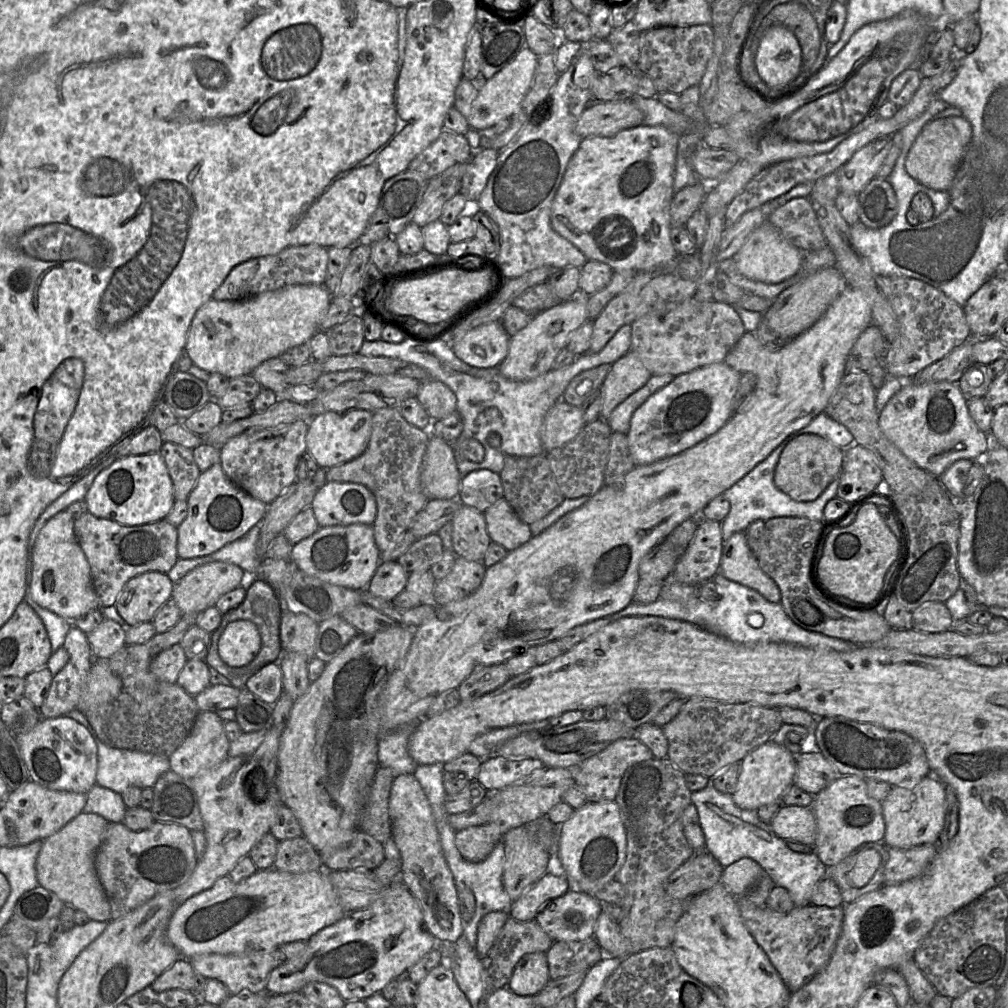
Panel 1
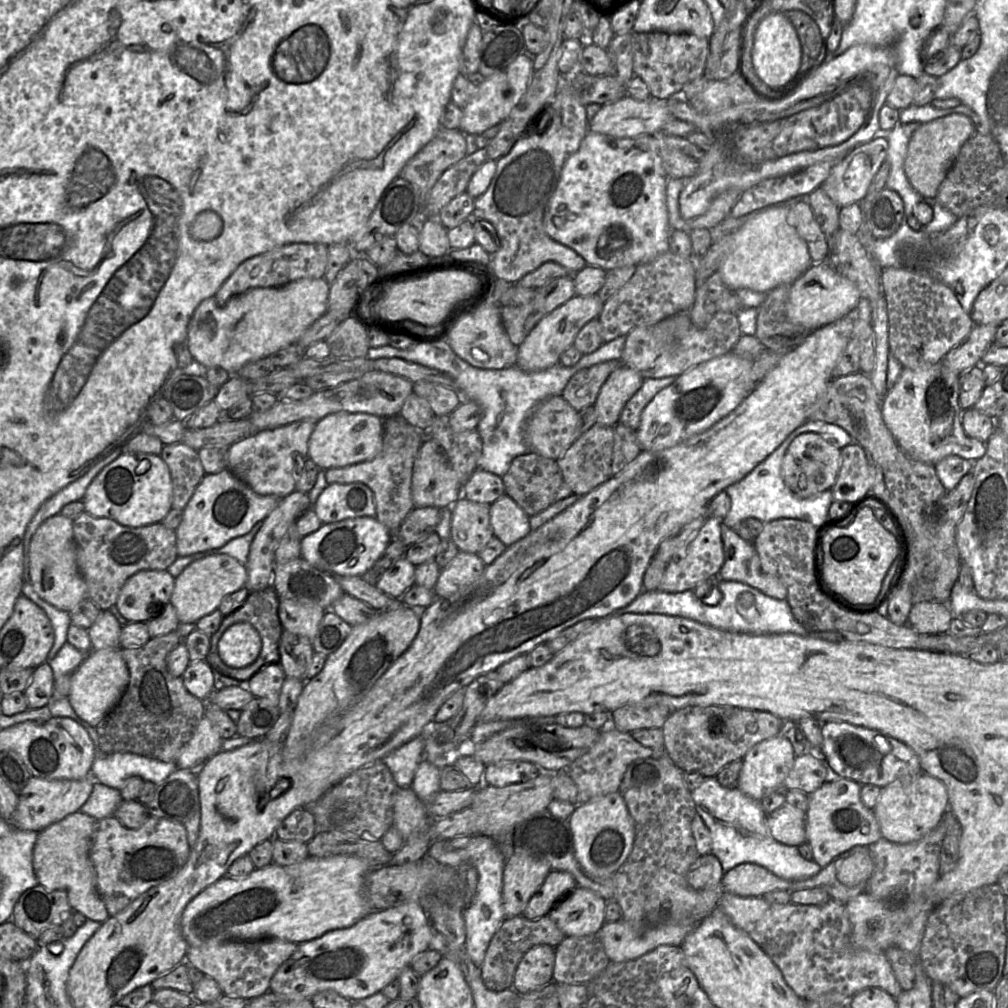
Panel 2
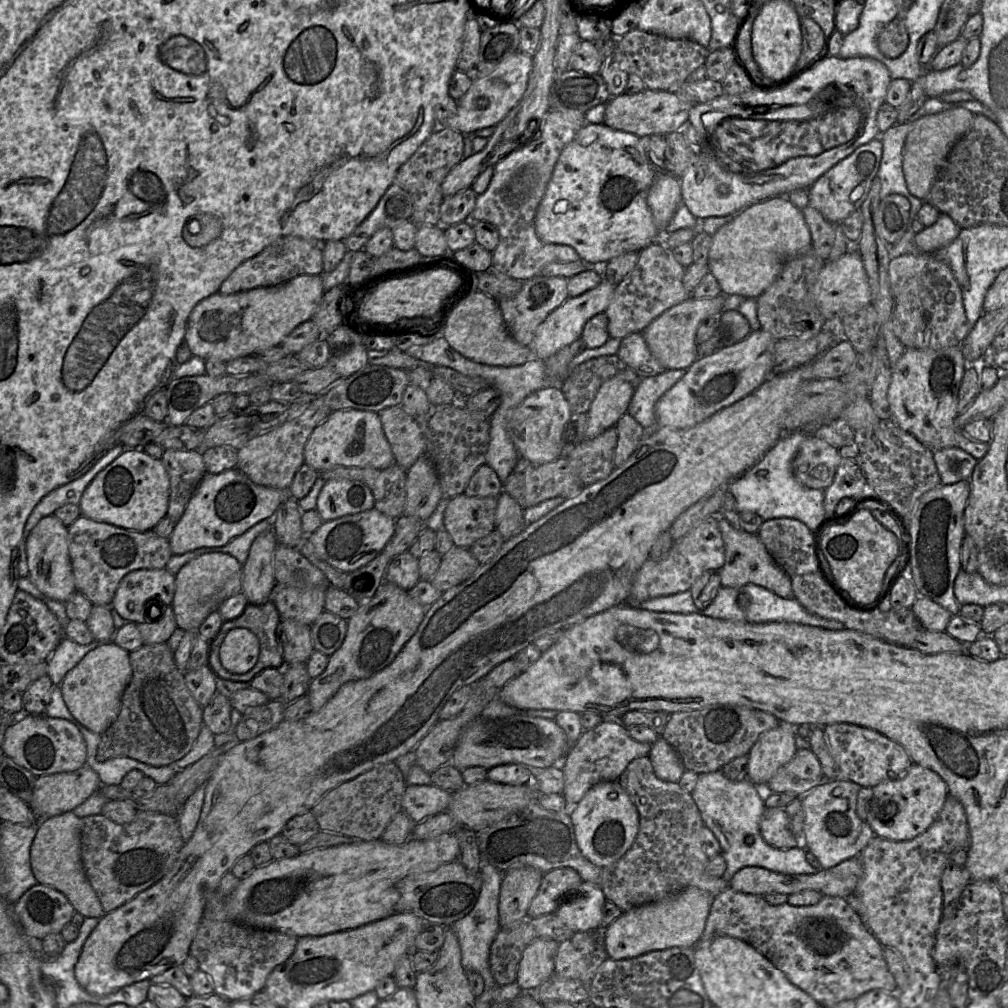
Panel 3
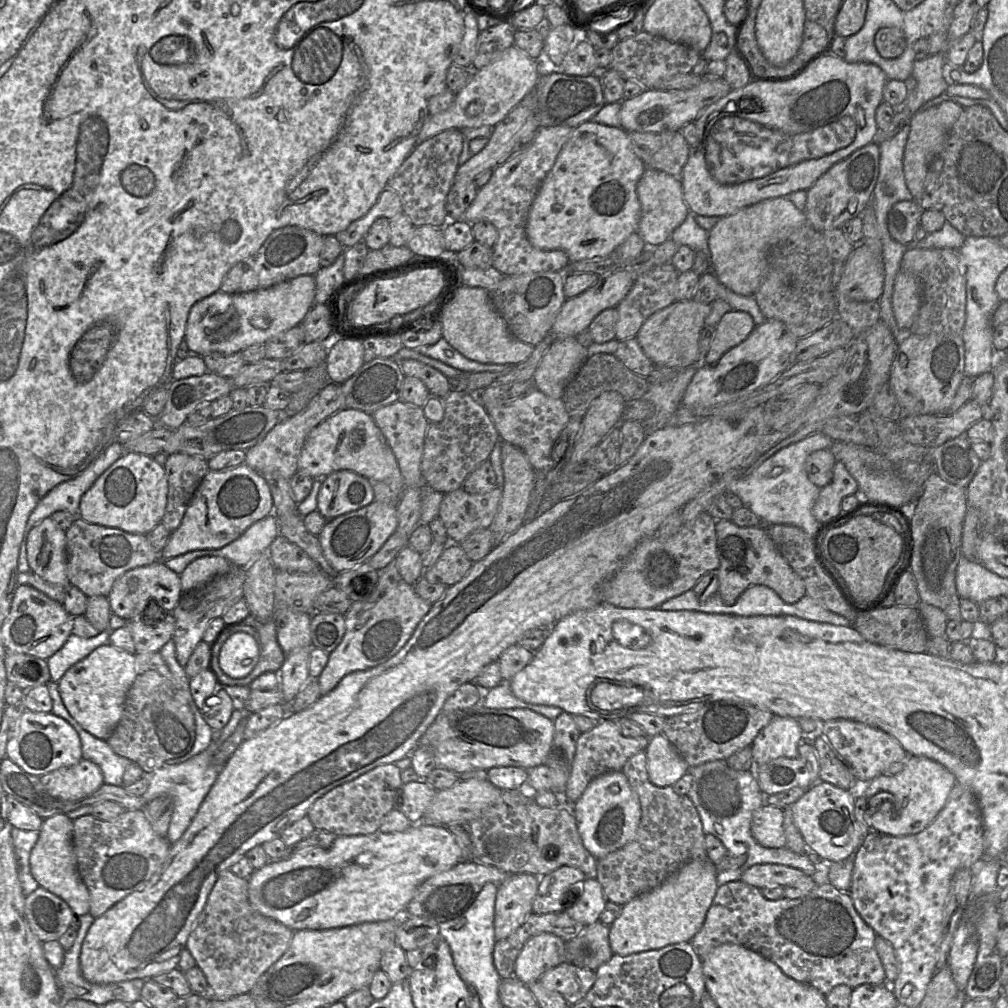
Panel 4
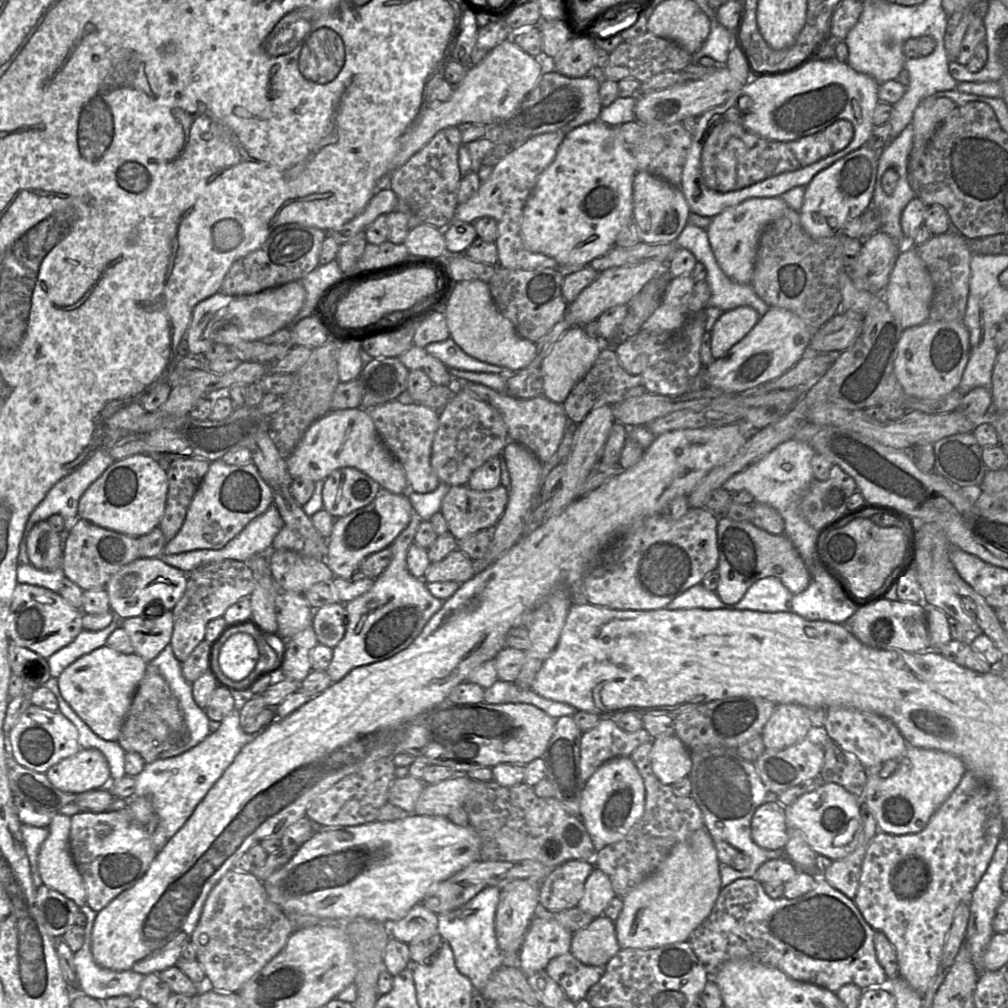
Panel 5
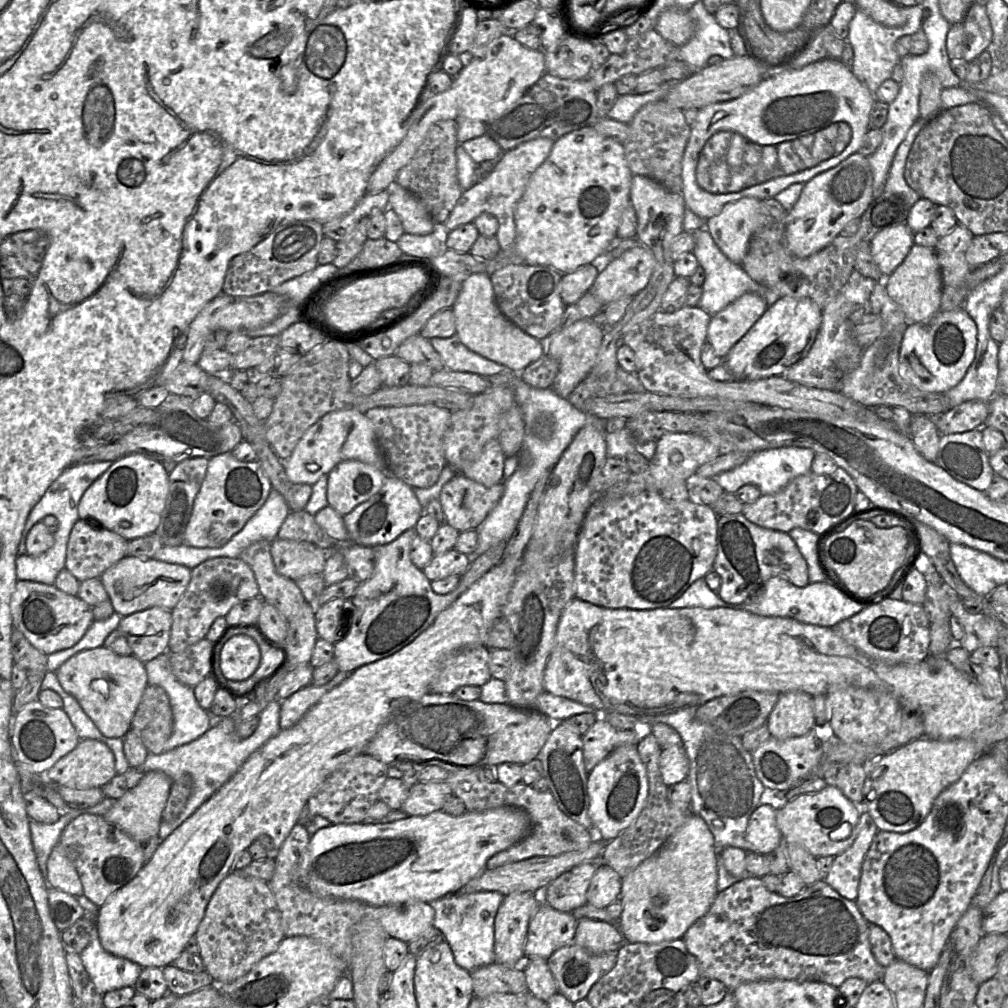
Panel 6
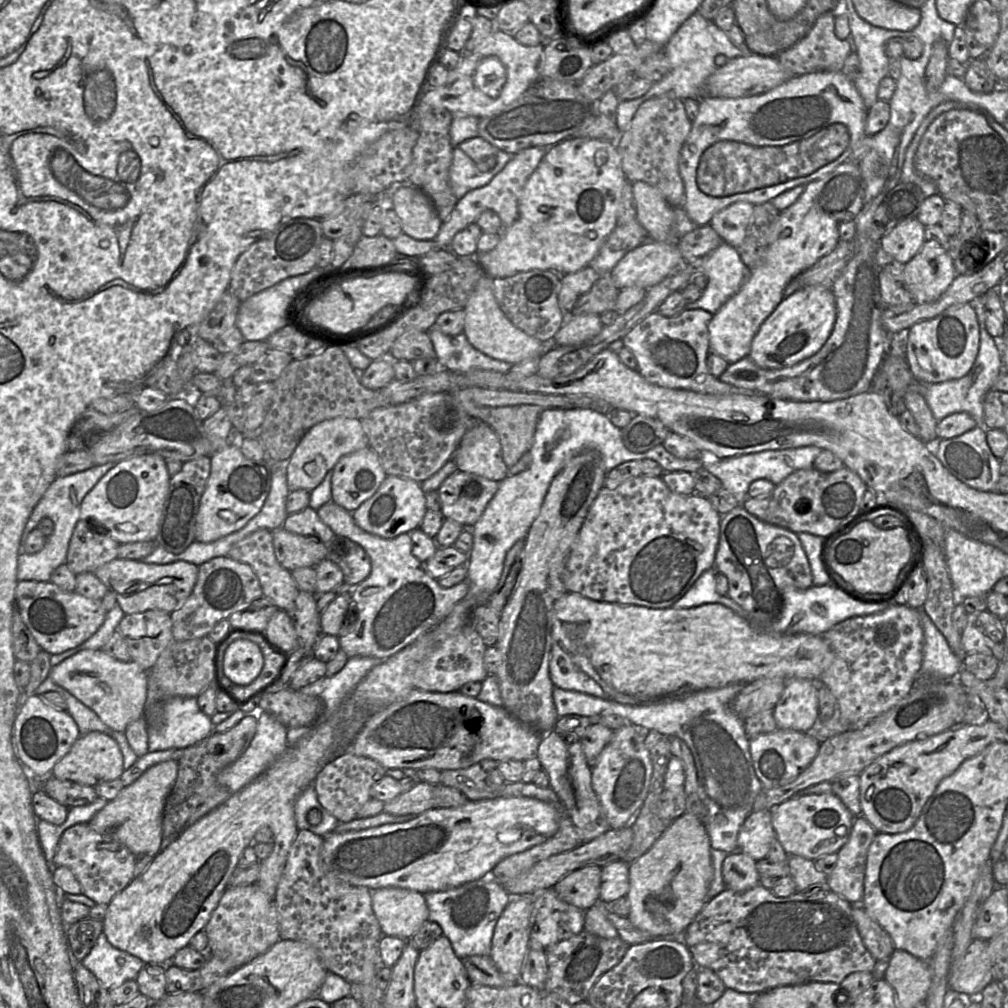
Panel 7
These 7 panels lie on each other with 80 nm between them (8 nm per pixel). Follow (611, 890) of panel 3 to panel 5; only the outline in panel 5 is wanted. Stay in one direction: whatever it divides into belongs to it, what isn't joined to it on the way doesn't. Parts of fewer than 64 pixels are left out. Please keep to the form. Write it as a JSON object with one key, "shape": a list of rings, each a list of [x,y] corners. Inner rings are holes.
{"shape":[[[652,742],[638,746],[629,757],[634,762],[645,787],[645,810],[642,817],[620,841],[597,847],[593,864],[610,879],[616,897],[623,898],[649,877],[666,859],[673,847],[704,827],[703,815],[691,796],[676,796],[671,785],[663,784],[653,773],[650,760]]]}

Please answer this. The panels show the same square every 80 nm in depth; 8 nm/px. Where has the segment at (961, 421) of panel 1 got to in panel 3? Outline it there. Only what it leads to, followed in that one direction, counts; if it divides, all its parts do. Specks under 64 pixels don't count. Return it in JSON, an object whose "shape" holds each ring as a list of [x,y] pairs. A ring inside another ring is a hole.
{"shape":[[[960,346],[941,350],[905,349],[892,369],[888,402],[892,420],[933,452],[957,447],[980,460],[988,451],[988,443],[969,438],[963,429],[955,425],[958,391],[965,368],[966,361]]]}

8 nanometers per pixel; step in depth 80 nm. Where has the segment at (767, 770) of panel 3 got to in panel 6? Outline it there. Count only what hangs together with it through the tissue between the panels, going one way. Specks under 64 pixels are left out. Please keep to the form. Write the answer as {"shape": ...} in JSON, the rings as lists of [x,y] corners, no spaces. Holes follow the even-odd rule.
{"shape":[[[801,691],[780,694],[767,720],[770,735],[783,740],[809,733],[815,725],[813,698]]]}

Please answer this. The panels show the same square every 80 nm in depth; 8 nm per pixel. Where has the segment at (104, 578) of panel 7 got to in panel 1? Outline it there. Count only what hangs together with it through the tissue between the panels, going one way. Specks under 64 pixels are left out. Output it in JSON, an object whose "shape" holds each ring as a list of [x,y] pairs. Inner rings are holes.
{"shape":[[[149,571],[137,575],[127,582],[118,596],[115,604],[117,611],[131,627],[151,622],[160,608],[172,598],[174,585],[167,573]]]}

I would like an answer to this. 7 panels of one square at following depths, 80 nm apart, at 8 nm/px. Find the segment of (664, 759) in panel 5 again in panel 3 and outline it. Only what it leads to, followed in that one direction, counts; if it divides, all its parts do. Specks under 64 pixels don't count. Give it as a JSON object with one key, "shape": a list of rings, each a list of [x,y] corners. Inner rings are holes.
{"shape":[[[662,736],[651,745],[648,757],[659,779],[676,783],[680,781],[685,767],[676,750]]]}

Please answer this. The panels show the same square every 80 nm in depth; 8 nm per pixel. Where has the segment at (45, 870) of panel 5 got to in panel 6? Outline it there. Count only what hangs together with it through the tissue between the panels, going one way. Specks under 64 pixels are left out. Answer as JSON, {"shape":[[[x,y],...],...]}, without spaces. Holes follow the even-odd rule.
{"shape":[[[60,842],[53,848],[47,860],[46,881],[50,887],[74,897],[84,893],[76,867],[65,853]]]}

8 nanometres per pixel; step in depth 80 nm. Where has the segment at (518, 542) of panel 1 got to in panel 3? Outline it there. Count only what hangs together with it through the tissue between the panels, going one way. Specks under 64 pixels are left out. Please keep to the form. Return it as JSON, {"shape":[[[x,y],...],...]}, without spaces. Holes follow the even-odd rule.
{"shape":[[[502,491],[497,497],[495,529],[508,539],[526,526],[524,508],[508,493]]]}

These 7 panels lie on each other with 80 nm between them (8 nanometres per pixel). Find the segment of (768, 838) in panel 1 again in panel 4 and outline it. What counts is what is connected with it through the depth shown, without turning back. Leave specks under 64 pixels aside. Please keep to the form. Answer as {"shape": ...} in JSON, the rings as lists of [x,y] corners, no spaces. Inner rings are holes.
{"shape":[[[715,760],[690,767],[689,772],[693,780],[686,795],[699,813],[705,835],[712,834],[717,837],[726,847],[728,855],[746,856],[746,861],[740,868],[718,872],[719,886],[740,880],[742,873],[755,864],[784,865],[800,870],[806,875],[812,875],[817,871],[807,854],[798,854],[786,847],[768,848],[754,839],[751,831],[753,815],[766,803],[766,796],[771,795],[762,792],[754,770],[733,770],[726,760]]]}

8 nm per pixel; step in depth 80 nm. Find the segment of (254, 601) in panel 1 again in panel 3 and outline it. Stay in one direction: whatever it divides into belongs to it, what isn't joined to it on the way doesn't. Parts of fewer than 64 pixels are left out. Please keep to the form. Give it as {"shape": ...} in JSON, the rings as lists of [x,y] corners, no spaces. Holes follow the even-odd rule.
{"shape":[[[272,601],[257,605],[248,604],[244,614],[232,624],[231,629],[247,628],[258,638],[260,652],[254,667],[243,674],[226,674],[223,667],[219,668],[216,676],[228,680],[250,681],[266,668],[284,669],[285,660],[279,643],[279,625],[281,616]]]}

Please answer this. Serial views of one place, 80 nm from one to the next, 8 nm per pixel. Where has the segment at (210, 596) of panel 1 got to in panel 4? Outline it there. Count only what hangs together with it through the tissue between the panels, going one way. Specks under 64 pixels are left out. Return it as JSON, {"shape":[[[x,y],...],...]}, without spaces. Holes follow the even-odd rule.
{"shape":[[[202,556],[192,561],[180,574],[183,594],[209,583],[218,575],[227,573],[232,563],[221,556]]]}

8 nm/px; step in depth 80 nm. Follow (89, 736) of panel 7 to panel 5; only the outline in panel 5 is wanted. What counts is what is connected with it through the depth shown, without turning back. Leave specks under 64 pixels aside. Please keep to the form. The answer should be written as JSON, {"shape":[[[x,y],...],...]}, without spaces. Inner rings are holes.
{"shape":[[[80,749],[45,772],[59,790],[80,794],[108,786],[111,781],[109,764],[104,754],[96,749]]]}

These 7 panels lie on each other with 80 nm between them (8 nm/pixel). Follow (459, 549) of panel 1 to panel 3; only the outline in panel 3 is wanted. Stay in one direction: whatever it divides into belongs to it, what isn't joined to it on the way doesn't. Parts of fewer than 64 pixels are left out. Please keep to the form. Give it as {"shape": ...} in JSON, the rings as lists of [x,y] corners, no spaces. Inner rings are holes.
{"shape":[[[458,494],[447,500],[443,527],[455,546],[469,548],[495,529],[497,496]]]}

